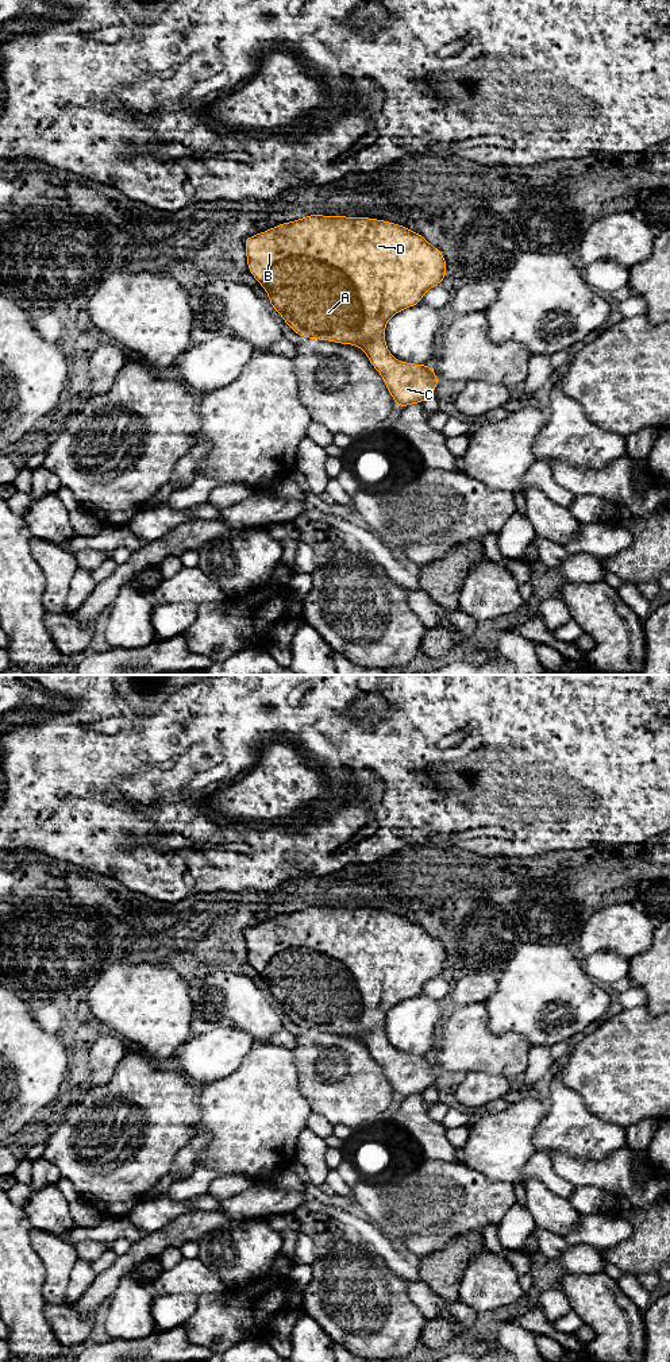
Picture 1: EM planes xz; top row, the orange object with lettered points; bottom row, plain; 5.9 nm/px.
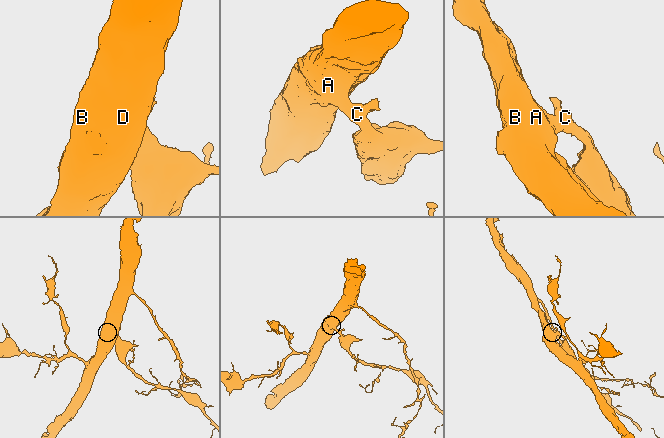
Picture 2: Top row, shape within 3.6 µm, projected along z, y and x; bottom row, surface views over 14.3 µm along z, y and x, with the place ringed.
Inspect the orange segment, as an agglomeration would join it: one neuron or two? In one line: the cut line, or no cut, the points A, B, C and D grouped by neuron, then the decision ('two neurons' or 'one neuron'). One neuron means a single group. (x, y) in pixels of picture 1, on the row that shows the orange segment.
no cut; A B C D; one neuron

